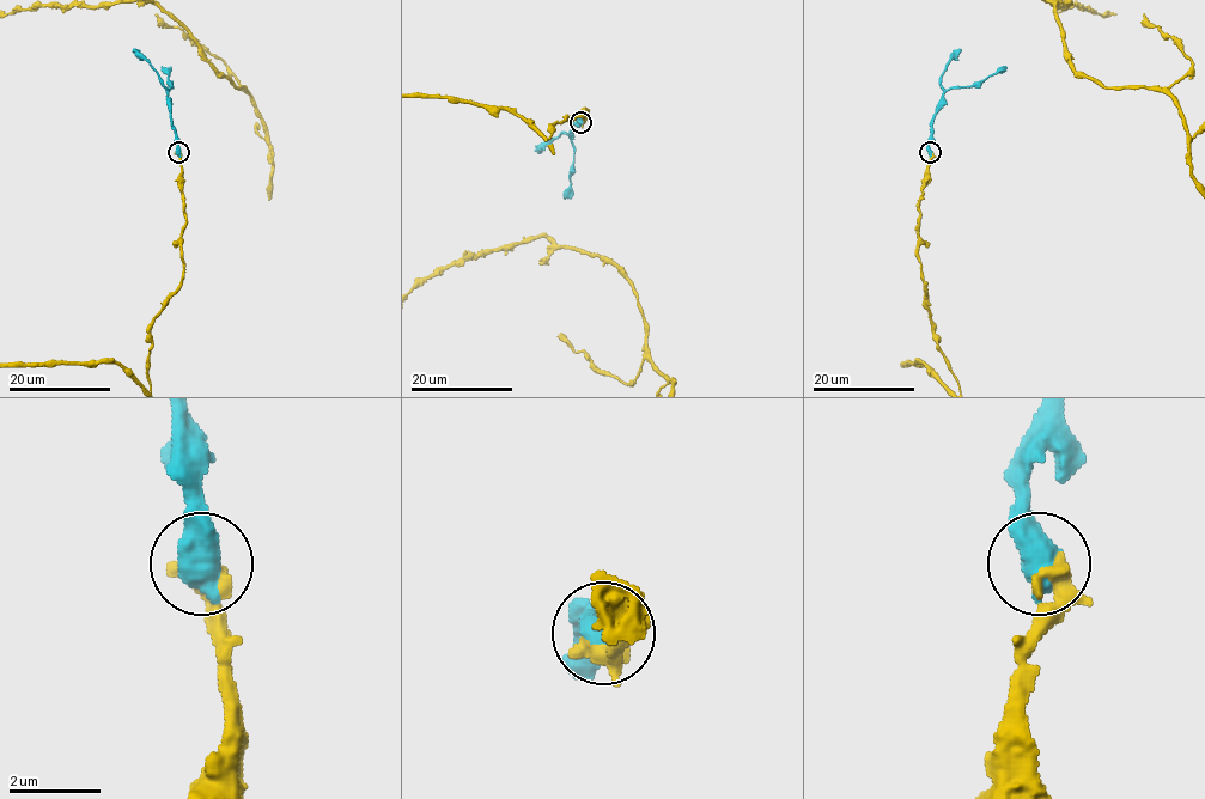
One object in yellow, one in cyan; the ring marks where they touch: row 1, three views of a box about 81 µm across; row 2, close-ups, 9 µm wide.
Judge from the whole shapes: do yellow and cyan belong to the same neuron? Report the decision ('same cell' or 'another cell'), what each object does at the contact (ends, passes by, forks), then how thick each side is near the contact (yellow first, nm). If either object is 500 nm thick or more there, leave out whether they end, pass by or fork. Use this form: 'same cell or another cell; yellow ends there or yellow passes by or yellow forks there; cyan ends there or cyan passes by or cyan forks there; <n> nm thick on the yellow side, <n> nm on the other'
same cell; 440 nm thick on the yellow side, 800 nm on the other

